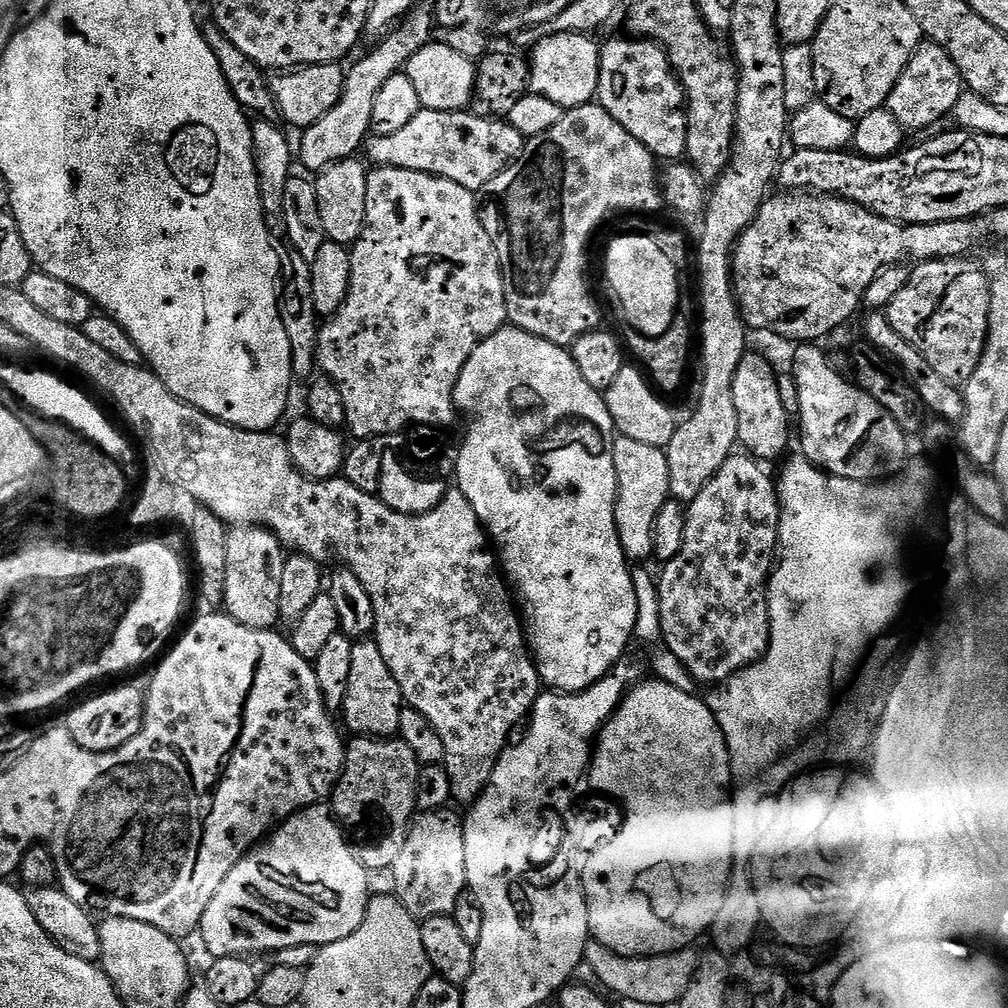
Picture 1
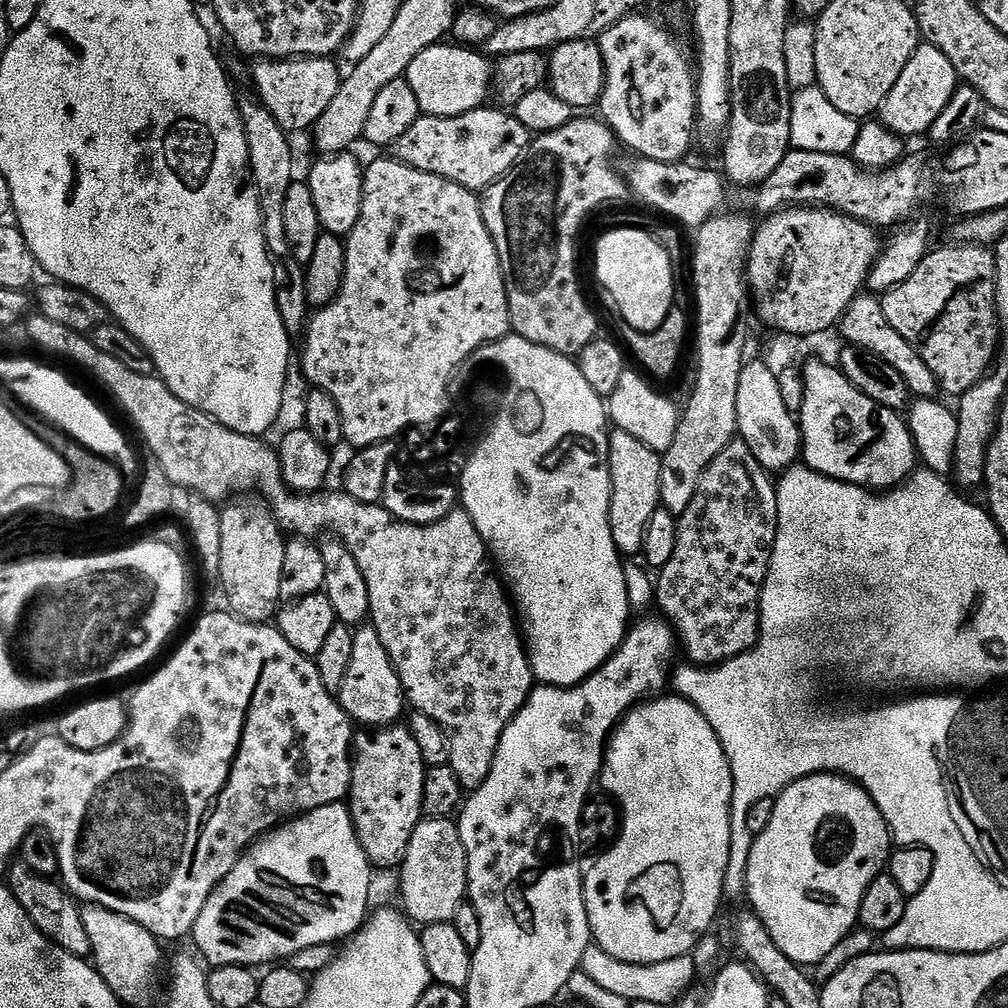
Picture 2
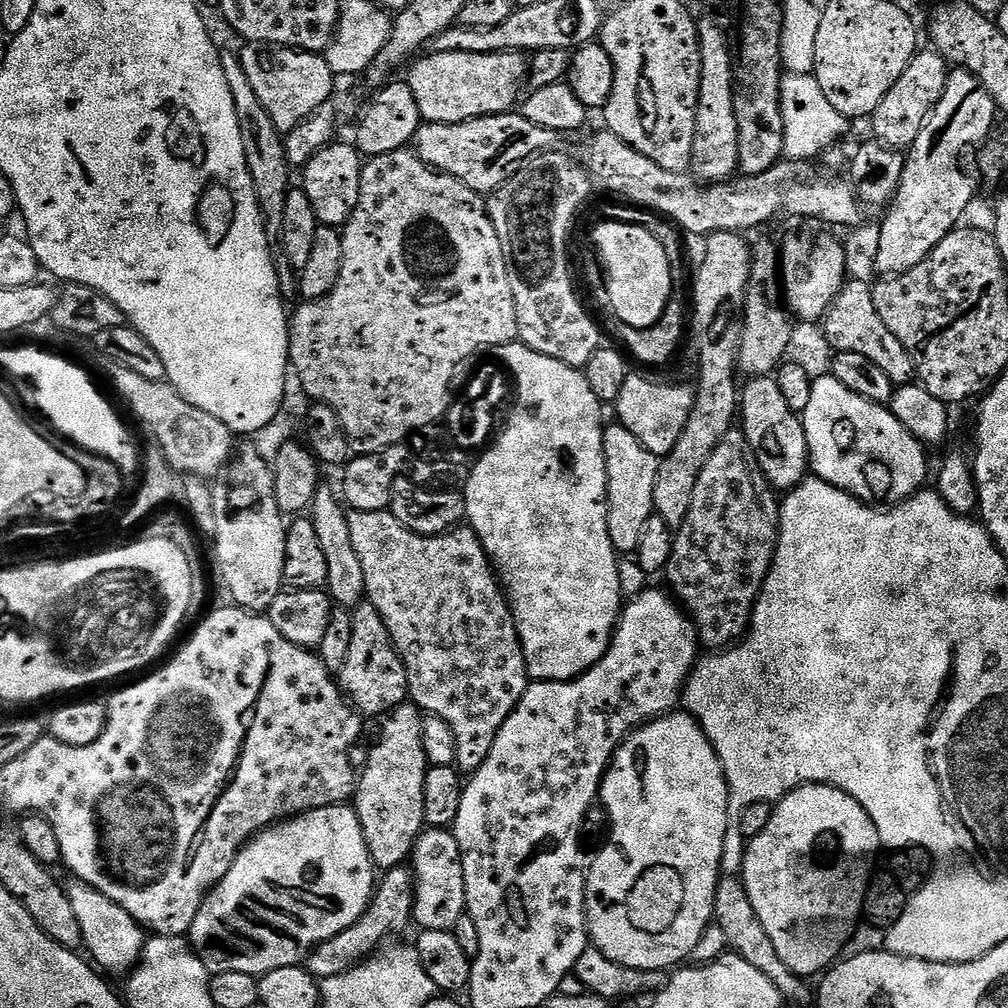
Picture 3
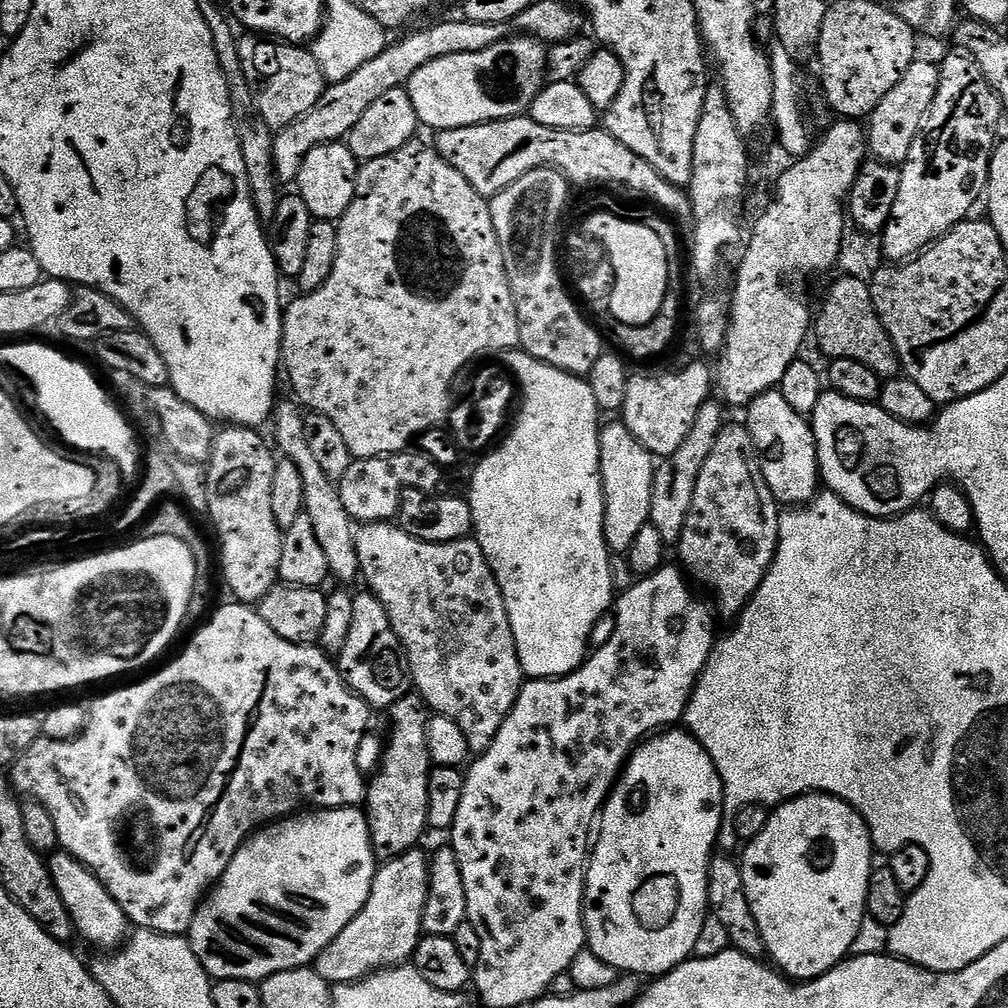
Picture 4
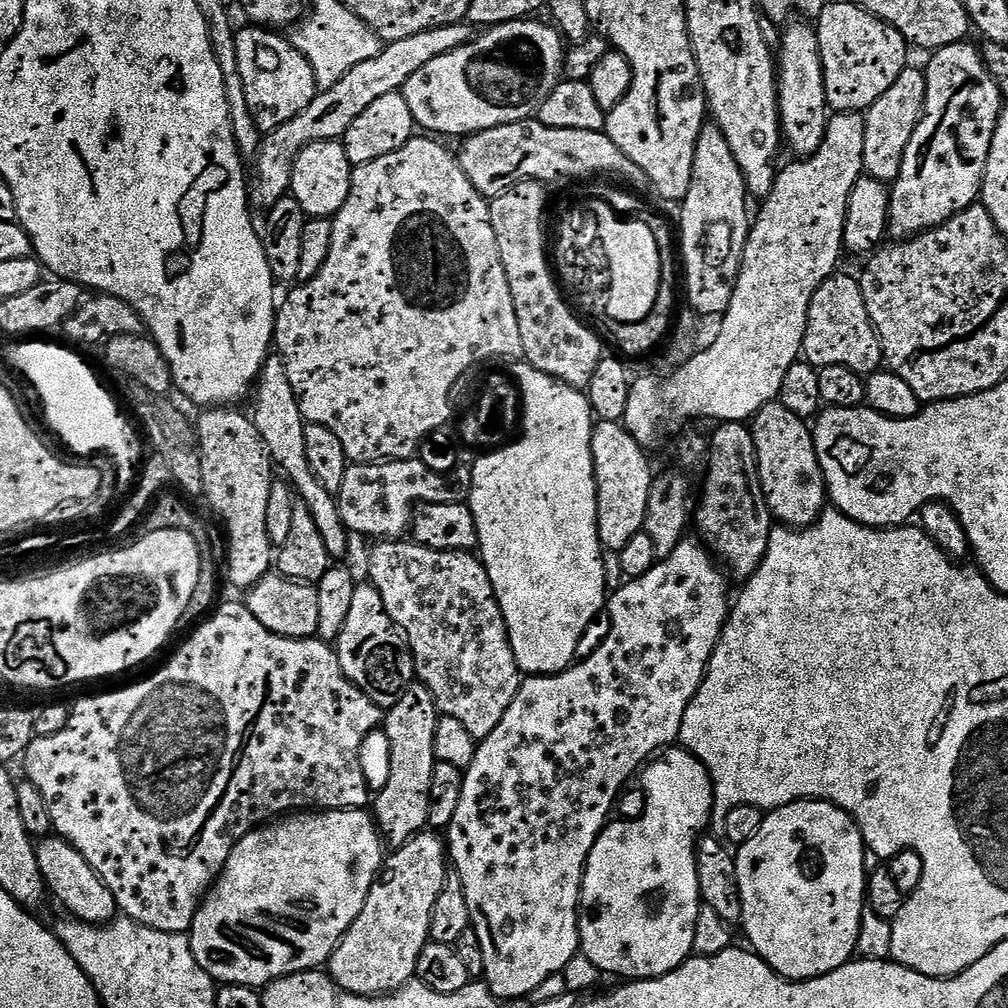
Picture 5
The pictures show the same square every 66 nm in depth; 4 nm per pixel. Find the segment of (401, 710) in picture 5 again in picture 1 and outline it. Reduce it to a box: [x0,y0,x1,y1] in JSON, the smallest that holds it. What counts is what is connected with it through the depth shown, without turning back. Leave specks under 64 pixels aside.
[330,736,421,869]

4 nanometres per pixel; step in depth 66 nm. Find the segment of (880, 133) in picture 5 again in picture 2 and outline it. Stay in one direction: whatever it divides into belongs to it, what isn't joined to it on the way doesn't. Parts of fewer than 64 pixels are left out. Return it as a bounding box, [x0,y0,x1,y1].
[878,42,958,138]

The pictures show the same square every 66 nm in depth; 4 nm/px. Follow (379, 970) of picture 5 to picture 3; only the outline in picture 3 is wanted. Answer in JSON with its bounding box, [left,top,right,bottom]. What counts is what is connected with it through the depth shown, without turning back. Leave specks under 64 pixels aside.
[306,867,414,982]

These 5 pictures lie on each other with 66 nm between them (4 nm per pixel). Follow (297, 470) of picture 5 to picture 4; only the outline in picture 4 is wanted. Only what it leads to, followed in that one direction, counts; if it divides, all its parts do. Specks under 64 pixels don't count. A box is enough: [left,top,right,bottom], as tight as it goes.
[270,399,360,586]

